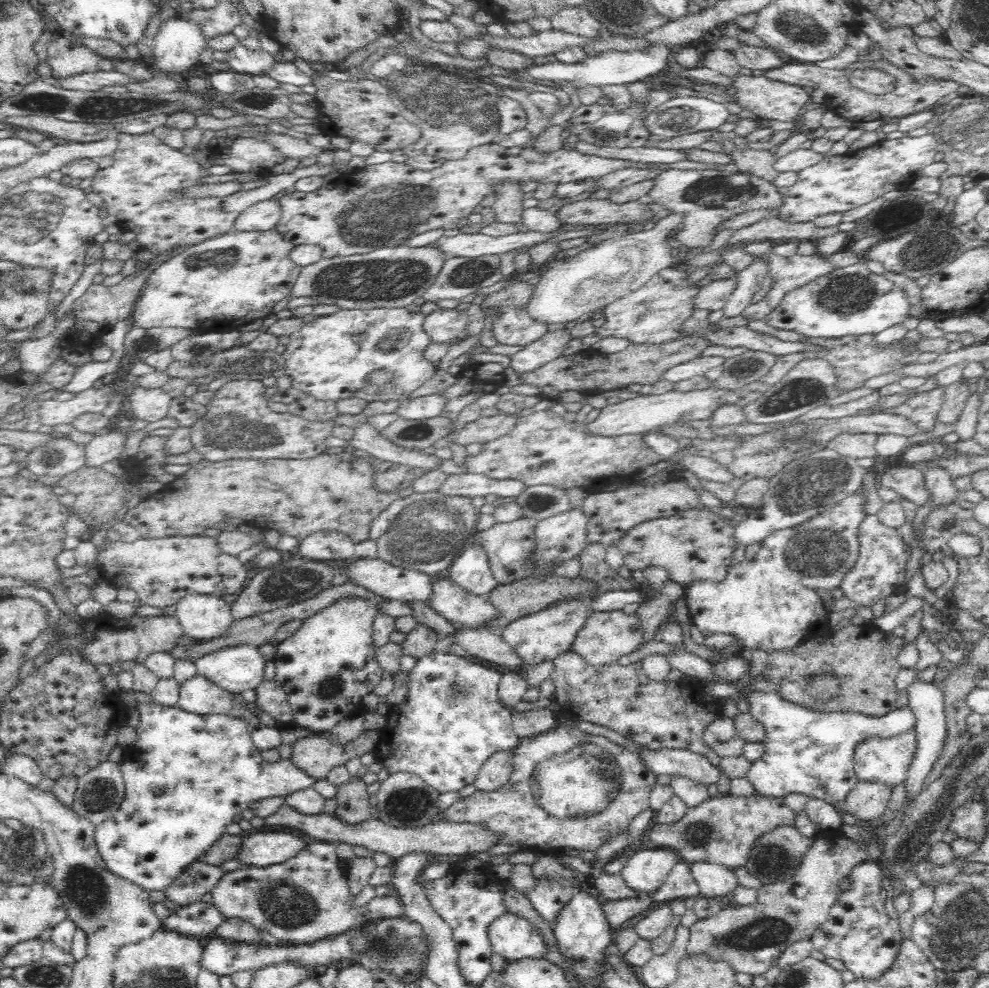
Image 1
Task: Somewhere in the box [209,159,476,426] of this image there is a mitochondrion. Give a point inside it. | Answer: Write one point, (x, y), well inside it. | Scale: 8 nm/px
(370, 213)

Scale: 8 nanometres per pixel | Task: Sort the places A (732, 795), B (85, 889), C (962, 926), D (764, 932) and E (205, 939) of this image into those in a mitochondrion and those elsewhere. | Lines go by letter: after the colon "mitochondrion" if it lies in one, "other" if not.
A: other
B: mitochondrion
C: mitochondrion
D: mitochondrion
E: other

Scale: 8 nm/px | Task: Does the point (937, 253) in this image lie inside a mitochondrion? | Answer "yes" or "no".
yes

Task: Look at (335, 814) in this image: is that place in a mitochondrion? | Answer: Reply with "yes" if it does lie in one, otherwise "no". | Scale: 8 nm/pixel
no

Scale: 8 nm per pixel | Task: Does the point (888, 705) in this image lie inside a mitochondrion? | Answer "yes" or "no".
no

